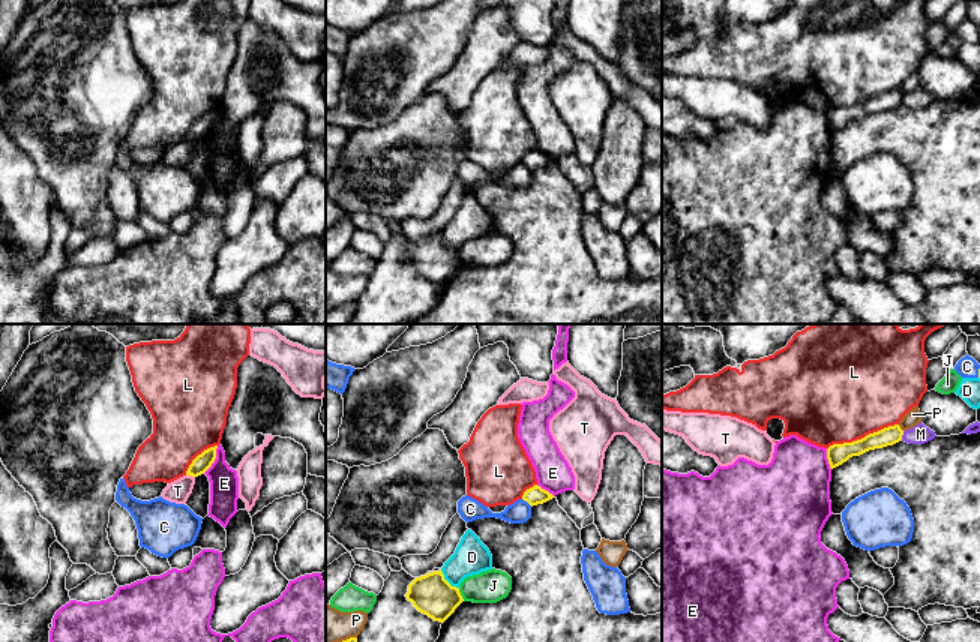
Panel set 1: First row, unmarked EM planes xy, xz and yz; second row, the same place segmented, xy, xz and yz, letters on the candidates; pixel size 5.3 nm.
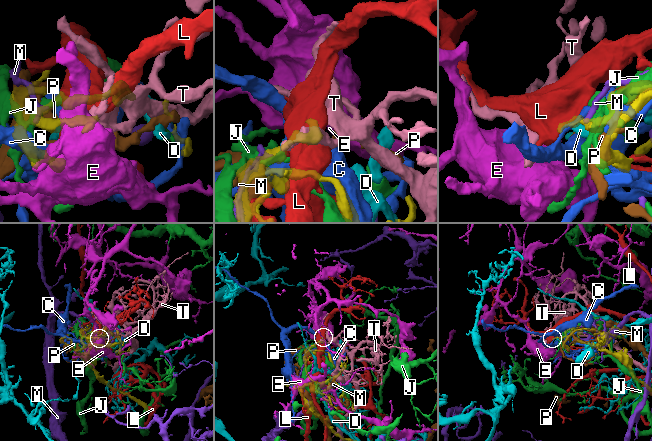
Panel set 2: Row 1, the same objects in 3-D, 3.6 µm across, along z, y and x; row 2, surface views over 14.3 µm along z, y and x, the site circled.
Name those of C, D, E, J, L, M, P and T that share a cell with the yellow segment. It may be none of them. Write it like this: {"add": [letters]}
{"add": []}

